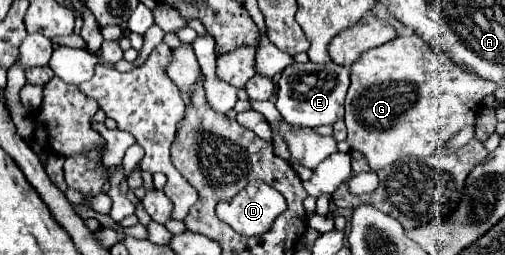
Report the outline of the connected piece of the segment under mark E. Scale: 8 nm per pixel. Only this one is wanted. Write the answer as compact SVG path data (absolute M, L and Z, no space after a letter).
M292 63L284 69L278 81L276 109L290 125L302 127L318 127L318 125L334 125L344 117L344 101L350 85L350 71L336 63Z

